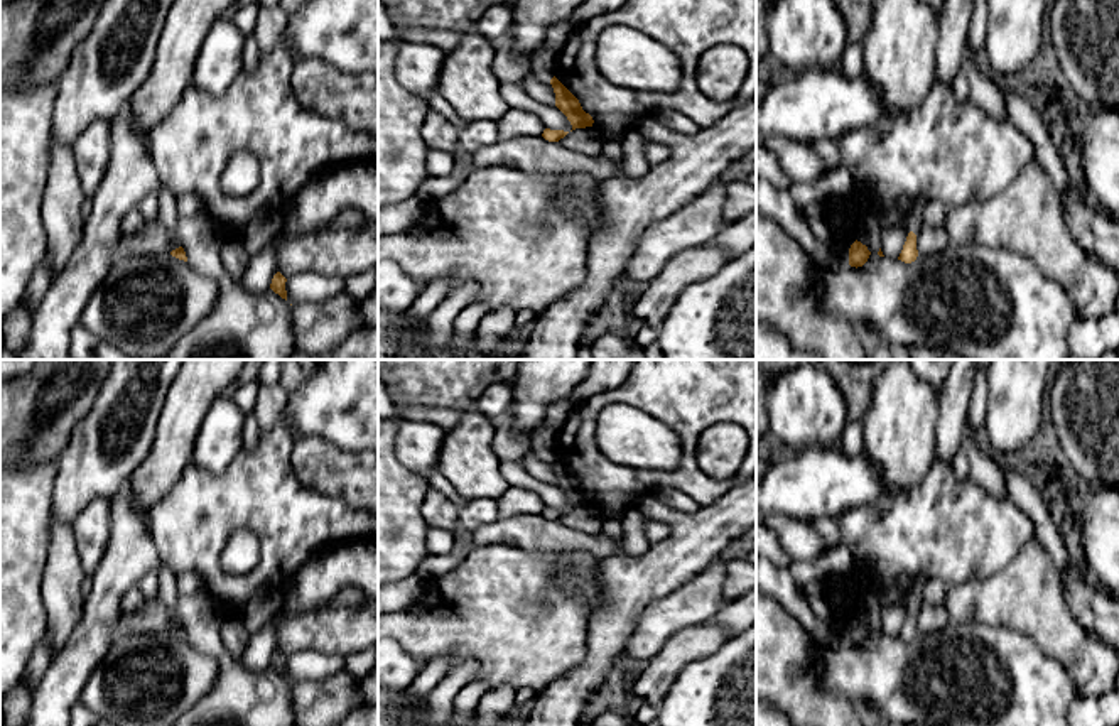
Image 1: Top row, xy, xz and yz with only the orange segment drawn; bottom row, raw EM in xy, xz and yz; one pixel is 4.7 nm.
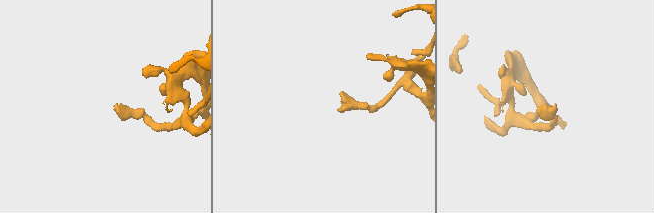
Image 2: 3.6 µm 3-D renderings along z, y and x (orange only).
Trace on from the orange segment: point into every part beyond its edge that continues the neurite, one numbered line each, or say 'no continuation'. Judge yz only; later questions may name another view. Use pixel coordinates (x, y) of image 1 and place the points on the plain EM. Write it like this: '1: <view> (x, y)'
1: yz (913, 596)

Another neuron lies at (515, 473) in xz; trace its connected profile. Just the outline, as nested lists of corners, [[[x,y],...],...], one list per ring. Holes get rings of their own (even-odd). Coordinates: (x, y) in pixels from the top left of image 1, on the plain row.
[[[528,451],[520,461],[501,463],[501,474],[510,488],[527,488],[540,496],[545,507],[570,510],[572,503],[557,485],[545,485],[533,478],[525,468],[525,458],[533,454]]]

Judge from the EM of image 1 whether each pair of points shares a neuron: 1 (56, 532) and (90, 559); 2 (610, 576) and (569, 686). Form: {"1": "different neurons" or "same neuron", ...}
{"1": "different neurons", "2": "same neuron"}

